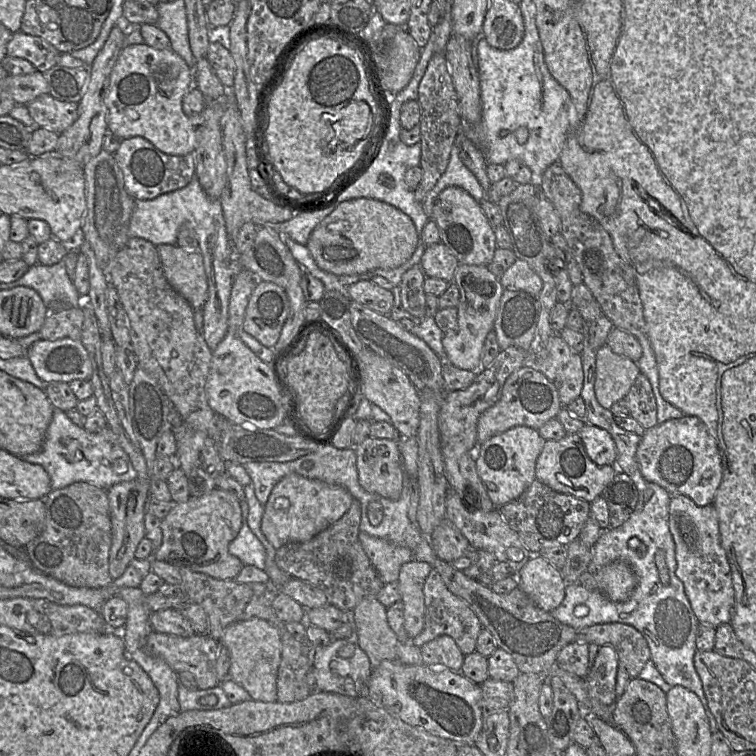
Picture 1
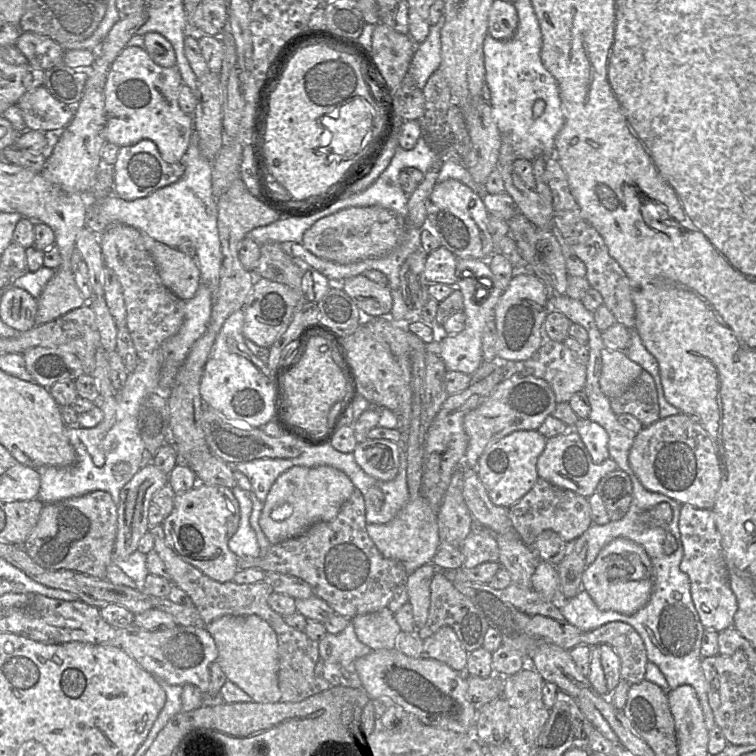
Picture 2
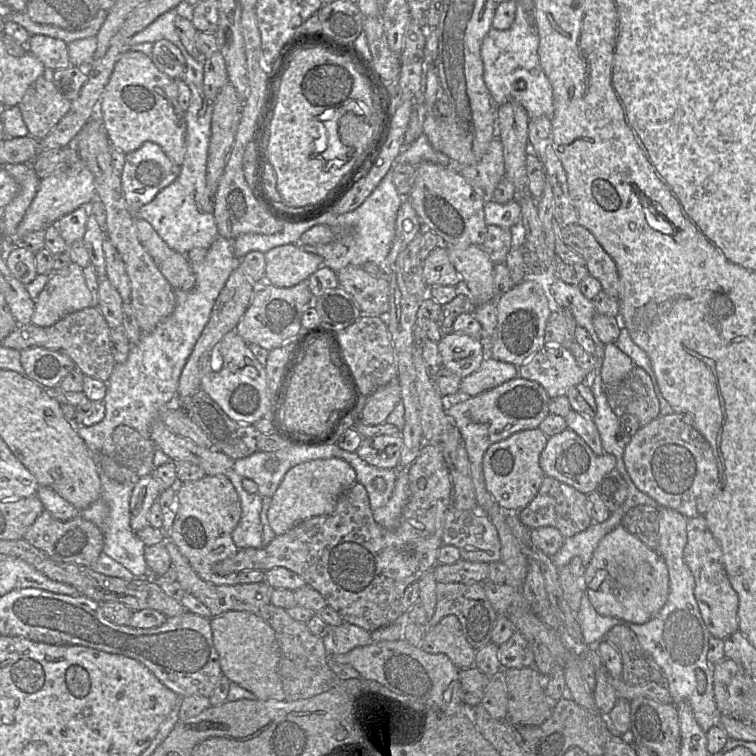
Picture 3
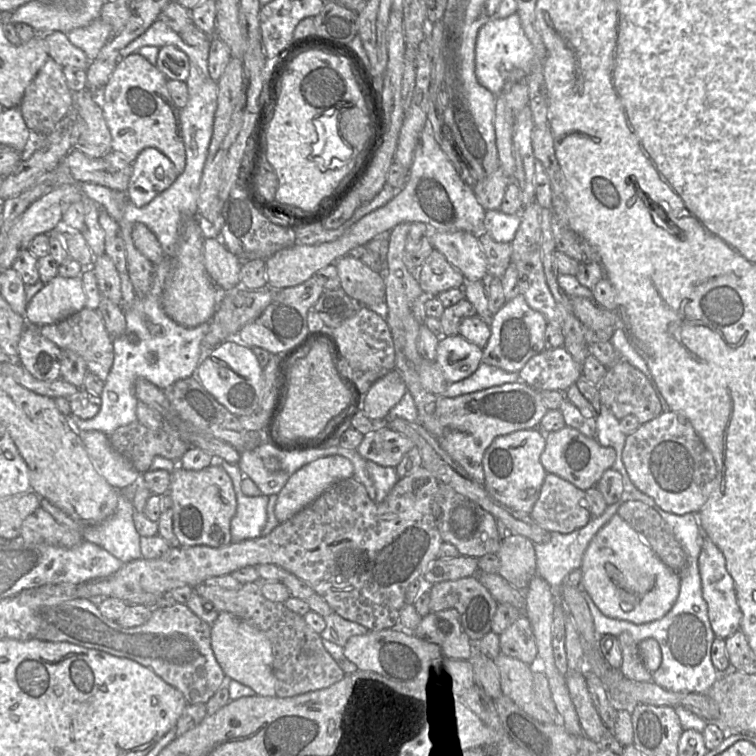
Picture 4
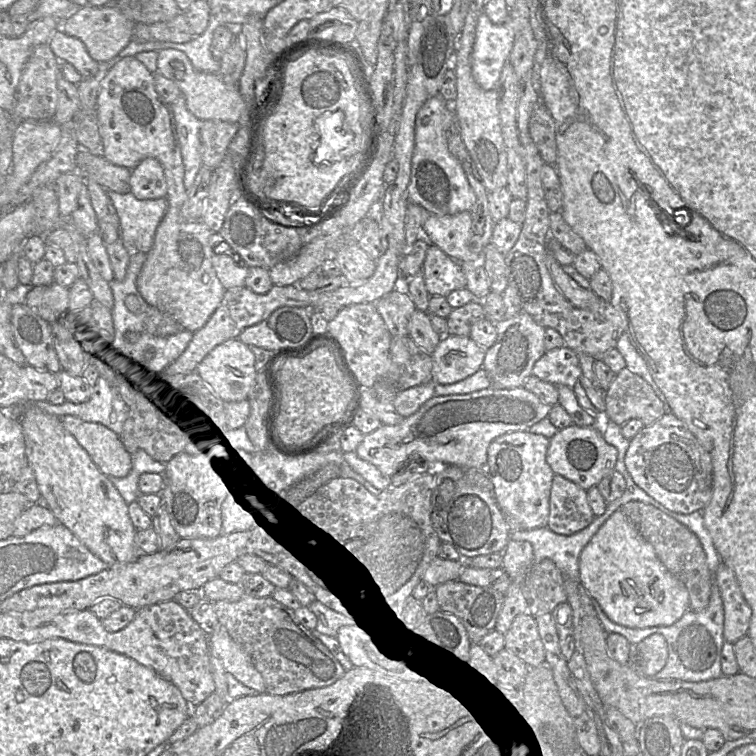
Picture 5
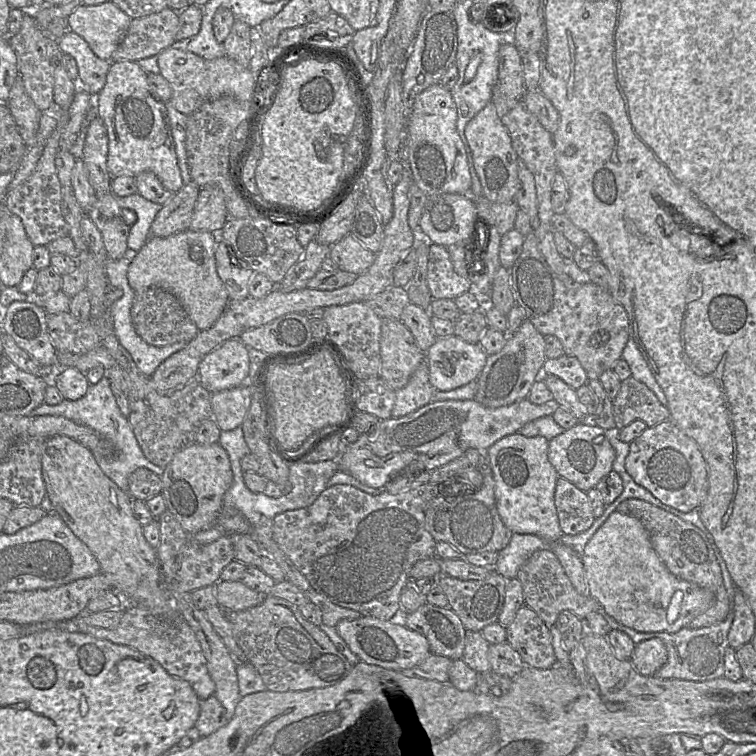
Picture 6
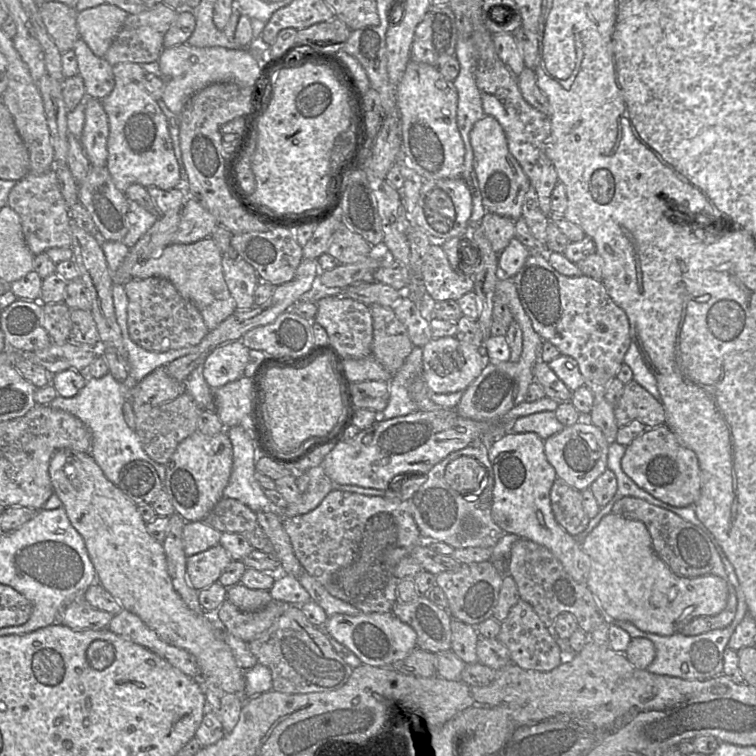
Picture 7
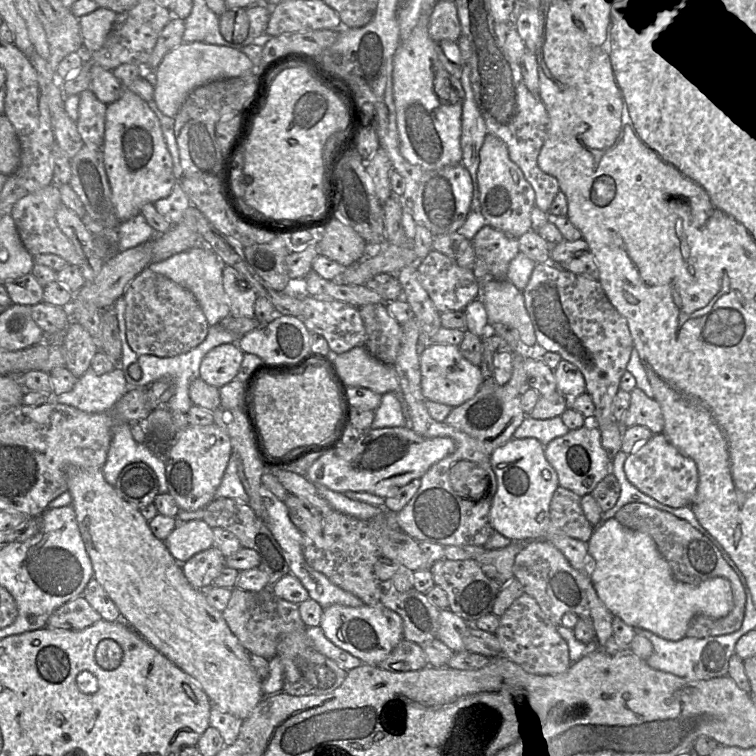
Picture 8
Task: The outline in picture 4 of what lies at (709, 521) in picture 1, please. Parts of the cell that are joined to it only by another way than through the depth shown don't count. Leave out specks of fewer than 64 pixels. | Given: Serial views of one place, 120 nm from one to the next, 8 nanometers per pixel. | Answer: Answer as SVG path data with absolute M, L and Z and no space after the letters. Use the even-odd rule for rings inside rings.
M708 537L703 538L698 558L698 569L701 577L702 596L707 603L708 617L715 637L726 639L740 630L742 611L737 601L734 581L726 569L723 553Z

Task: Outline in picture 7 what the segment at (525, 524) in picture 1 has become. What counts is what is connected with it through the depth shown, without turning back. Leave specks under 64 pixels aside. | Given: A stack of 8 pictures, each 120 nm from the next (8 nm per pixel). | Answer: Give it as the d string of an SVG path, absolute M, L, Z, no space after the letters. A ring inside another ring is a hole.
M556 478L550 500L556 521L568 534L575 537L586 529L590 518L583 507L580 491Z

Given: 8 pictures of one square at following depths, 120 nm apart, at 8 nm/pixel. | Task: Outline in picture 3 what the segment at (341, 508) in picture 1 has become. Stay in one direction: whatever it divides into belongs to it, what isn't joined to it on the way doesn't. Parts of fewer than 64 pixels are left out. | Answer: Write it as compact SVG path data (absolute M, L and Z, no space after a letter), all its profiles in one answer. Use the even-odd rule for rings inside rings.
M340 458L310 460L290 468L271 497L268 522L275 535L282 535L311 517L331 514L339 497L356 480L354 468Z

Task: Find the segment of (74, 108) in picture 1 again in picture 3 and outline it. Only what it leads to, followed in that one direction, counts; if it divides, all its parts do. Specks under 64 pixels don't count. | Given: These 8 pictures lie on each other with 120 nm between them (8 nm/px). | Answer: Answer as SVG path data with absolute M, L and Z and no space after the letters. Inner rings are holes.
M46 72L28 87L17 106L29 135L41 140L67 114L71 105L72 102L59 93L50 73Z

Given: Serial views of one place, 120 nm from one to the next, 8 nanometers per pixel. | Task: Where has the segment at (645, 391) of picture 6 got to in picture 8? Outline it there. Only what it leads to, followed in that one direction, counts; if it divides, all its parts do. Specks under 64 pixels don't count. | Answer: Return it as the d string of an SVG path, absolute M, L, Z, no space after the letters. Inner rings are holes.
M635 387L630 392L630 404L619 424L623 428L642 425L653 434L663 433L664 418L660 404Z

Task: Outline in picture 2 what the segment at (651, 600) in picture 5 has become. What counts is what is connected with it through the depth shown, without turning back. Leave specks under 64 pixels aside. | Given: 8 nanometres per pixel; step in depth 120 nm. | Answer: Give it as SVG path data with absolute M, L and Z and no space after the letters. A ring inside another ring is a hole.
M616 538L608 543L597 555L595 561L587 566L582 575L582 588L588 592L596 606L603 611L616 611L632 615L649 601L653 588L653 567L645 549L627 538Z

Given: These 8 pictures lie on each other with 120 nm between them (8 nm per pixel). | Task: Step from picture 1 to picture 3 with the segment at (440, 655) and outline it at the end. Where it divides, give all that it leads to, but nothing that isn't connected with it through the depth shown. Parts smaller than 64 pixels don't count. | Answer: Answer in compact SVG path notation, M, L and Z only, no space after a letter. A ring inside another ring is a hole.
M448 615L427 629L420 648L430 654L445 654L458 669L473 667L475 663L476 650L466 640L455 615Z

